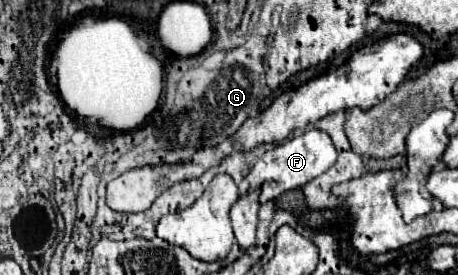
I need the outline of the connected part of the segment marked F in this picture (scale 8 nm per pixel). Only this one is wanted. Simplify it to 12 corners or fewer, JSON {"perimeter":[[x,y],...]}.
{"perimeter":[[311,129],[265,151],[245,179],[259,201],[299,189],[335,165]]}

